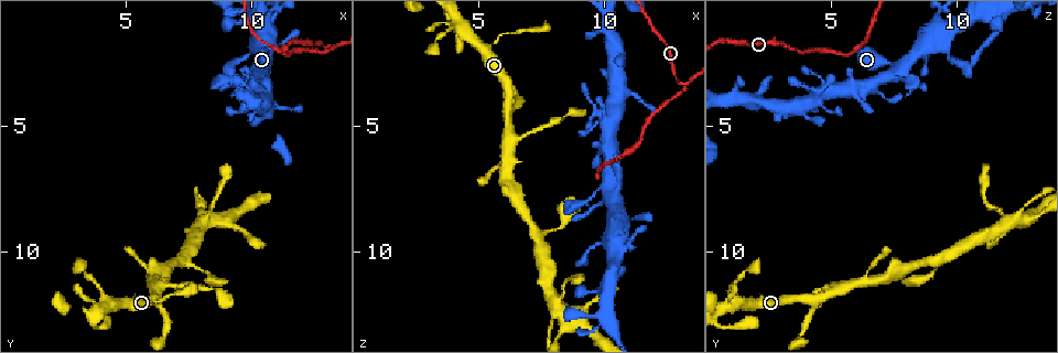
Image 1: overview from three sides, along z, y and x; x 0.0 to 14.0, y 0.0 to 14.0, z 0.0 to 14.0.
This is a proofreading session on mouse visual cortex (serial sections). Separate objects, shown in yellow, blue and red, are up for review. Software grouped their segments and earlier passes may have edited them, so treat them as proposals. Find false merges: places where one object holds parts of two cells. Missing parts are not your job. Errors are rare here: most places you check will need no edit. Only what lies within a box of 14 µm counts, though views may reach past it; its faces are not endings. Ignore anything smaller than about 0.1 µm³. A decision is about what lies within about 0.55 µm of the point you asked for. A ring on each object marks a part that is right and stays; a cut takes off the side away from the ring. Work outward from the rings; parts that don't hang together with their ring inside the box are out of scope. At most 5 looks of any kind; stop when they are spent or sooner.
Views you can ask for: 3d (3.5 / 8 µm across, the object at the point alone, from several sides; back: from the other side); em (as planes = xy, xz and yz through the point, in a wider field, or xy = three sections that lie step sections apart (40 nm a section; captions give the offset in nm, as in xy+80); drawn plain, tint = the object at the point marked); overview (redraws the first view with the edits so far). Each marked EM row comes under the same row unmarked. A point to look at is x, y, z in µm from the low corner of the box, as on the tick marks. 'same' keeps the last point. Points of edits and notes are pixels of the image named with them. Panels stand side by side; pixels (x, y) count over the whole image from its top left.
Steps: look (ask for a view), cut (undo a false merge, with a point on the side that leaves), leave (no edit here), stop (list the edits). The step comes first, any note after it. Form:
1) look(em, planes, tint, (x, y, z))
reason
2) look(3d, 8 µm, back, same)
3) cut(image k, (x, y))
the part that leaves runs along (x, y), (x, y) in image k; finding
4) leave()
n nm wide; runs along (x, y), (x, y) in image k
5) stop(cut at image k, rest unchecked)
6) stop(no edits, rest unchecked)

look(3d, 8 µm, (4.2, 11.7, 1.1))
three-way junction

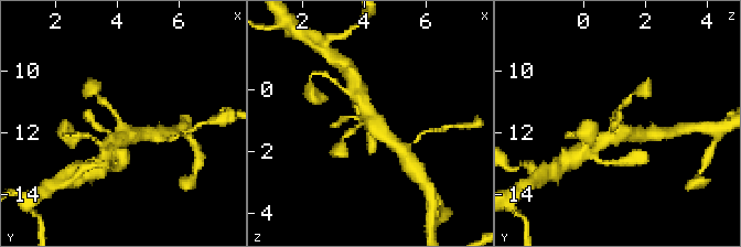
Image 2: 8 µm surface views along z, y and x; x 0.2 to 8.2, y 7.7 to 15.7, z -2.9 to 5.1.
look(3d, 3.5 µm, (4.2, 11.7, 1.1))
closer look

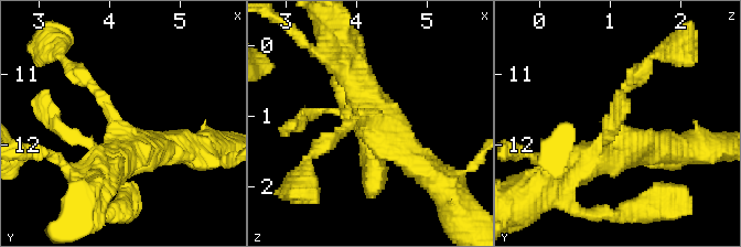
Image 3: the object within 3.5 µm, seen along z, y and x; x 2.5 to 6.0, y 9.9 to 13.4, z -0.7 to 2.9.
leave()
all the same cell

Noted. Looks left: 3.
look(3d, 8 µm, (8.9, 8.8, 12.5))
thin arm on a thick one

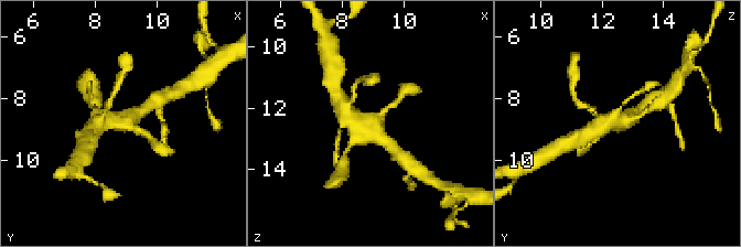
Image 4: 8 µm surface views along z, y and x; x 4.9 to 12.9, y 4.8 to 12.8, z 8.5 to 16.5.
look(3d, 3.5 µm, (9.0, 8.8, 12.5))

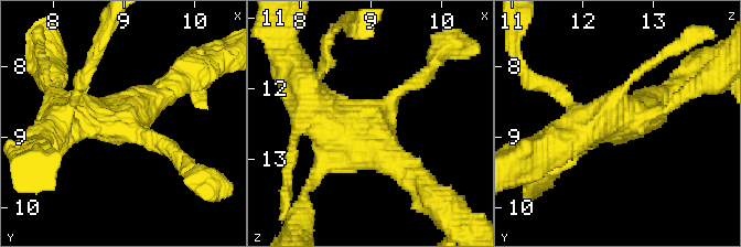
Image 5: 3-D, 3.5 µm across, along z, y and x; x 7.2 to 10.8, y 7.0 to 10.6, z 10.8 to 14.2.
leave()
one cell here

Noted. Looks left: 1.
stop(no edits, rest unchecked)

